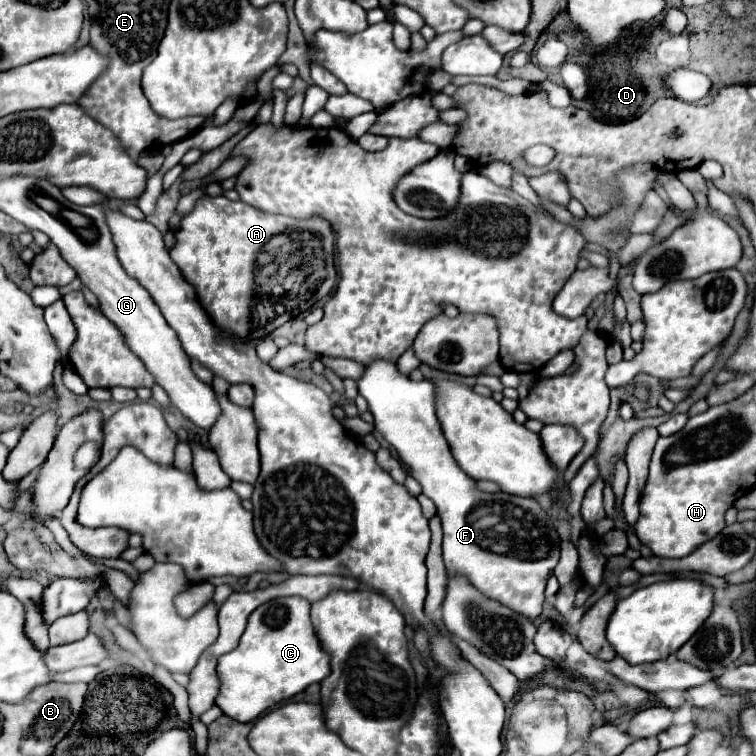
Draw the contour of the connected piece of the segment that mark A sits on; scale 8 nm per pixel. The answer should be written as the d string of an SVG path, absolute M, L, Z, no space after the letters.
M203 196L197 200L191 214L181 220L181 230L175 232L177 244L171 250L171 260L183 272L183 278L195 288L197 300L211 316L217 328L239 340L261 340L285 322L297 318L325 298L337 284L333 262L335 236L331 226L321 218L295 220L259 212L245 202L231 202L225 196Z

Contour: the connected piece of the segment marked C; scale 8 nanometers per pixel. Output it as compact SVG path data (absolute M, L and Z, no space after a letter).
M301 596L277 598L277 606L263 604L251 612L239 646L217 664L221 680L215 706L239 722L259 718L267 708L303 692L309 684L329 676L329 656L319 648L319 640L309 620L311 604Z

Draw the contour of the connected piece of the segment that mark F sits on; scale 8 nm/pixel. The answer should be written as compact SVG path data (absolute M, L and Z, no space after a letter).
M375 360L357 380L359 394L367 400L369 410L375 418L375 428L383 434L383 438L397 450L397 454L409 466L413 478L421 484L423 494L431 498L437 506L437 516L441 524L445 524L445 568L449 576L465 576L479 592L487 594L487 598L497 600L499 604L519 612L521 616L529 616L535 620L543 612L545 600L545 582L551 576L553 568L559 562L559 534L553 520L543 512L535 498L519 498L507 492L479 492L475 488L475 480L471 480L451 456L449 444L441 432L441 424L435 416L435 386L429 380L413 382L411 378L397 372L397 366L387 360Z

